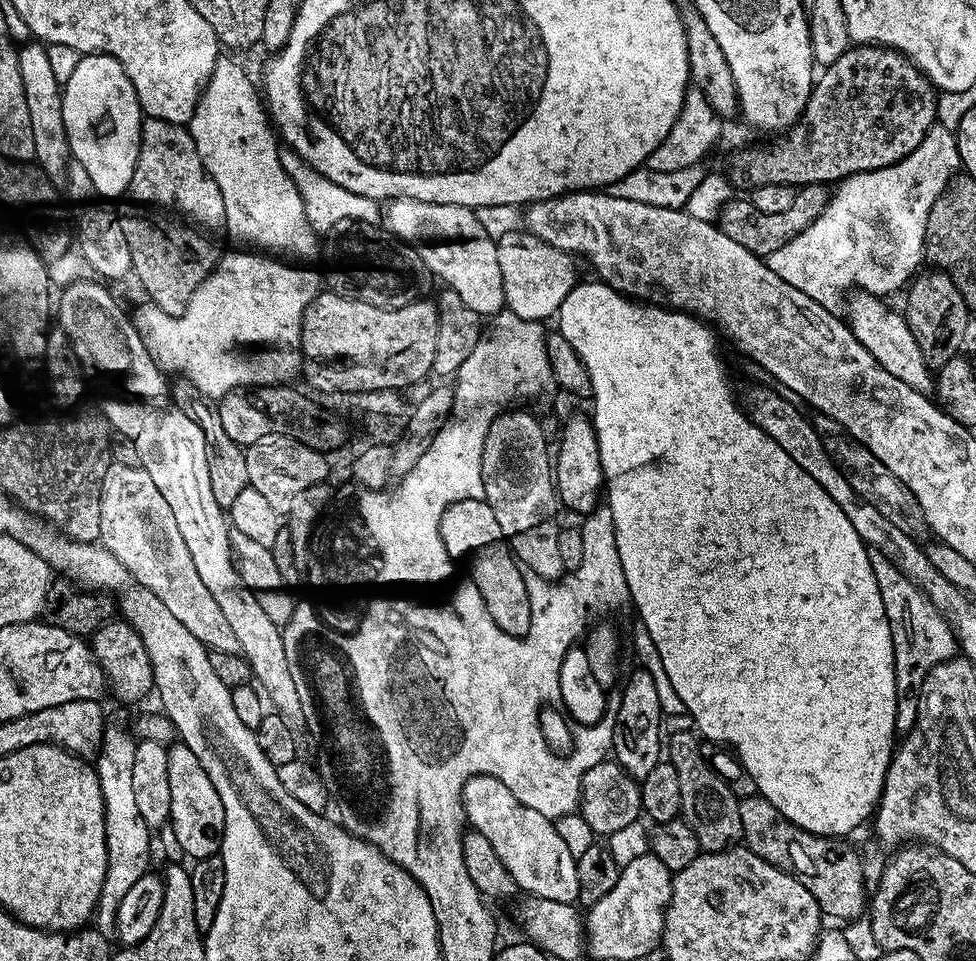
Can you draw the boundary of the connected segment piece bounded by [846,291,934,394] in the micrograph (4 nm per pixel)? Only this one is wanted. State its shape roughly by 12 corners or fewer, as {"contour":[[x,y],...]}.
{"contour":[[857,291],[854,338],[894,378],[925,394],[934,372],[908,321]]}

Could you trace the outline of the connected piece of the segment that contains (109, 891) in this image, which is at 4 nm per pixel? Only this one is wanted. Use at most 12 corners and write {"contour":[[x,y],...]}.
{"contour":[[109,723],[94,761],[106,822],[106,878],[94,924],[149,872],[153,833],[134,799],[138,740]]}

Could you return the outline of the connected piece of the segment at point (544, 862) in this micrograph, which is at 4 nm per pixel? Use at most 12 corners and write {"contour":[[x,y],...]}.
{"contour":[[493,776],[464,782],[467,823],[521,893],[580,900],[554,821]]}

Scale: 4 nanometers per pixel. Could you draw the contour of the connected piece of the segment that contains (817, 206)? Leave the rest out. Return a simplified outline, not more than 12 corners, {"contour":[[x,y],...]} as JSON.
{"contour":[[803,185],[779,214],[751,199],[721,210],[722,234],[761,258],[824,213],[829,189]]}

